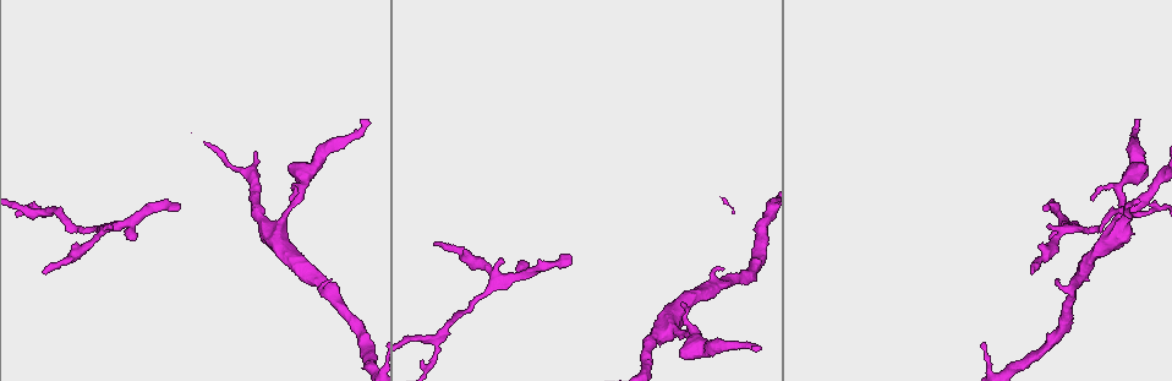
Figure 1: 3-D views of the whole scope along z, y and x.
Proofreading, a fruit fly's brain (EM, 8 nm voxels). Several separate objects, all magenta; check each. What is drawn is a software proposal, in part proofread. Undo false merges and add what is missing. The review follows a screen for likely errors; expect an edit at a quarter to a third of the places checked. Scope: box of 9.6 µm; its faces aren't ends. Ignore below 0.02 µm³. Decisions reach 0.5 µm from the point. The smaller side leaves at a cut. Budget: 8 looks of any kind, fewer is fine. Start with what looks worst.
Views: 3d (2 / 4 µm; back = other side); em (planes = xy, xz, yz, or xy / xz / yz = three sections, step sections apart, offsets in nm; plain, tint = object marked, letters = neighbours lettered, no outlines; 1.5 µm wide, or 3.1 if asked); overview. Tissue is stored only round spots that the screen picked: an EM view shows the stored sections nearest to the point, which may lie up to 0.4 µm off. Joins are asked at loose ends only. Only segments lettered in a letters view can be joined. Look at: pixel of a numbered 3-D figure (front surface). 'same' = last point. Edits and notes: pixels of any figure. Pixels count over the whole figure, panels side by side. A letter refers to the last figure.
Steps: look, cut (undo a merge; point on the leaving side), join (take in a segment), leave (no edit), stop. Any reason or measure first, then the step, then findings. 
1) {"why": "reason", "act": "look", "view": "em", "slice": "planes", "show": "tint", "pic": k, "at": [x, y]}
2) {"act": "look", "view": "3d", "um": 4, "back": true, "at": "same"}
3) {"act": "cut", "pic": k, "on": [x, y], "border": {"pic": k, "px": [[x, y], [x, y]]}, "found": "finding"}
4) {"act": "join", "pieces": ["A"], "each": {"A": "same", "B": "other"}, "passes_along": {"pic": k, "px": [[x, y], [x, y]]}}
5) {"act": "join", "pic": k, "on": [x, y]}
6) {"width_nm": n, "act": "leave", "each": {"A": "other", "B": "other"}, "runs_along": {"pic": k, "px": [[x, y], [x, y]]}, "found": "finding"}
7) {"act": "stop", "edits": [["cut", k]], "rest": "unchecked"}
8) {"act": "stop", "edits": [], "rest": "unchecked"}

{"why": "branch stops here", "act": "look", "view": "em", "slice": "xy", "step": 4, "show": "letters", "pic": 1, "at": [1137, 119]}

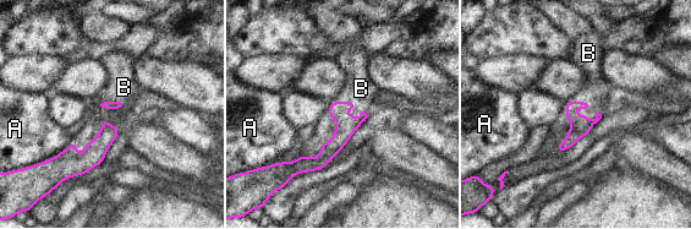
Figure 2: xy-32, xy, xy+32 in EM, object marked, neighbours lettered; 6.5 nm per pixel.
{"act": "look", "view": "em", "slice": "xz", "step": 8, "show": "letters", "at": "same"}

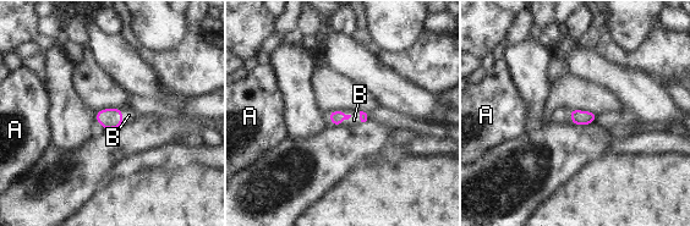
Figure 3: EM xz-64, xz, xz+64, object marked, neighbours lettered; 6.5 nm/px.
{"longest_contact_nm": ["B", 100], "act": "join", "pieces": ["B"], "each": {"A": "other", "B": "same"}, "found": "it goes on there"}

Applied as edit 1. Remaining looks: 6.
{"act": "look", "view": "3d", "um": 4, "pic": 1, "at": [570, 257]}

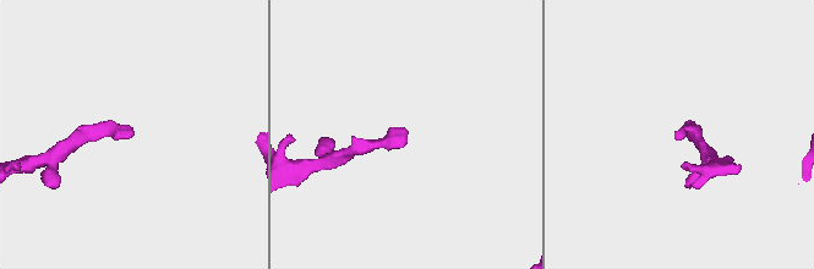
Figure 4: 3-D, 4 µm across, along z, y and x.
{"why": "now the EM", "act": "look", "view": "em", "slice": "planes", "show": "letters", "pic": 4, "at": [679, 133]}

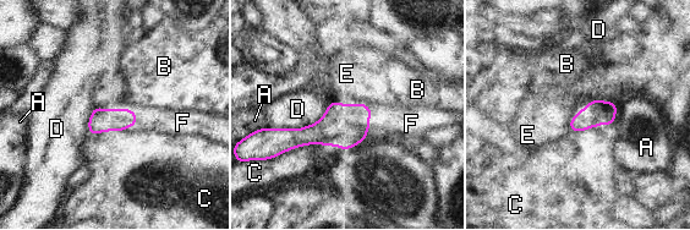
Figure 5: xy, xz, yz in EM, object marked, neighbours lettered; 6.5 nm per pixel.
{"act": "join", "pieces": ["F"], "each": {"A": "other", "B": "other", "C": "other", "D": "other", "E": "other", "F": "same"}, "passes_along": {"pic": 5, "px": [[343, 125], [368, 124], [405, 124]]}, "found": "the neuron continues"}

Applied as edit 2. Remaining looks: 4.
{"act": "stop", "edits": [["join", 3], ["join", 5]], "rest": "unchecked"}

